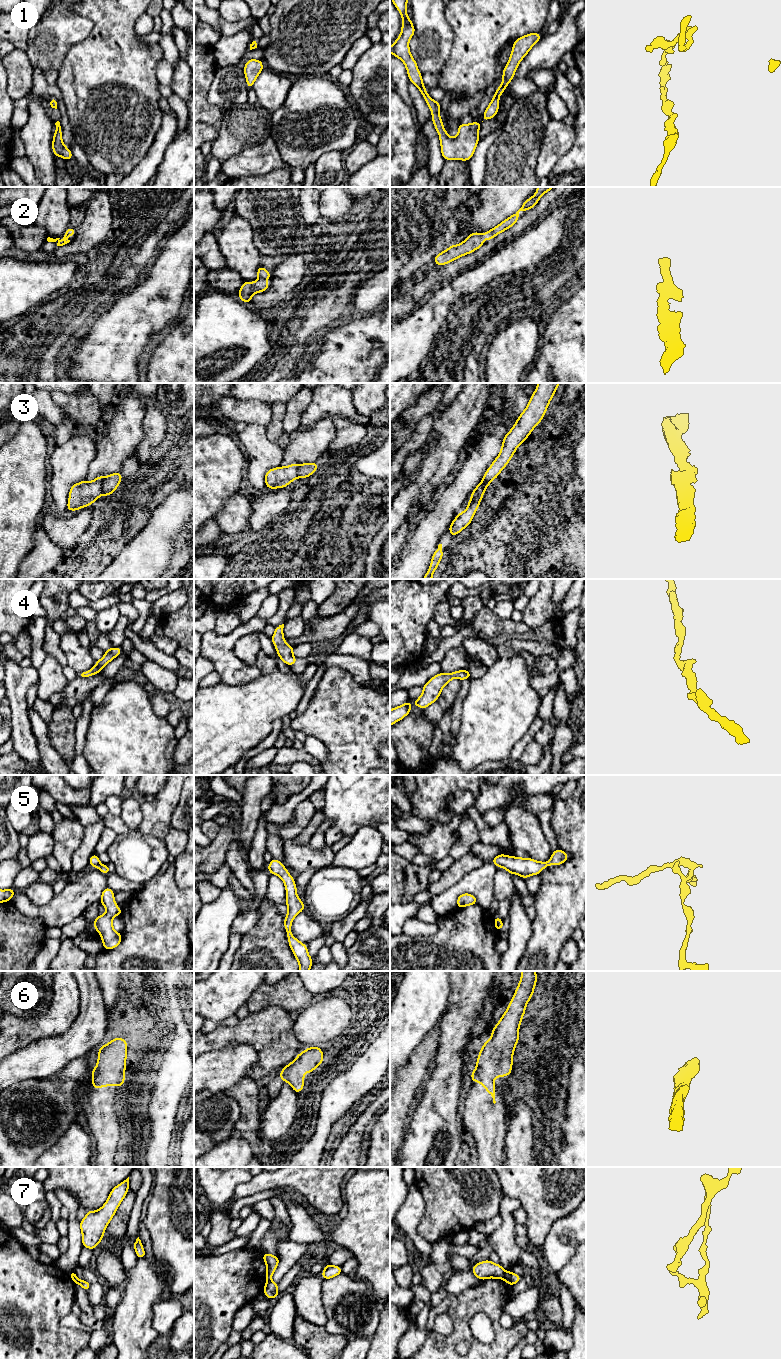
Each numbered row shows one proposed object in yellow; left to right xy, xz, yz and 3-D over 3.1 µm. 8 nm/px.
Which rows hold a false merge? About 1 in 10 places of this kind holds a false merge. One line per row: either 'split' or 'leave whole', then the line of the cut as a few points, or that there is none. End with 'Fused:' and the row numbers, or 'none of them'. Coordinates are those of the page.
1: leave whole; cut none
2: leave whole; cut none
3: split; cut xy (104, 478), (101, 493)
4: leave whole; cut none
5: leave whole; cut none
6: leave whole; cut none
7: split; cut yz (505, 1272), (502, 1277)
Fused: 3, 7

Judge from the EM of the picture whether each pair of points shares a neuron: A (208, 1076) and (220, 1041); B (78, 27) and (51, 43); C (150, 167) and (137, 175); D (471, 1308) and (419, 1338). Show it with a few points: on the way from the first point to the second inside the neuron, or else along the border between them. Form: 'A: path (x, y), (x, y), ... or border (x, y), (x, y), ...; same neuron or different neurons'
A: border (240, 1044), (204, 1054); different neurons
B: path (71, 28), (66, 28), (58, 36); same neuron
C: path (147, 168), (140, 175); same neuron
D: border (429, 1332), (426, 1340), (419, 1348); different neurons

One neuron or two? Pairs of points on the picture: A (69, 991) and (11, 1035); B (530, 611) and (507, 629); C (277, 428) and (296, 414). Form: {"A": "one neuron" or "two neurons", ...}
{"A": "one neuron", "B": "two neurons", "C": "two neurons"}

